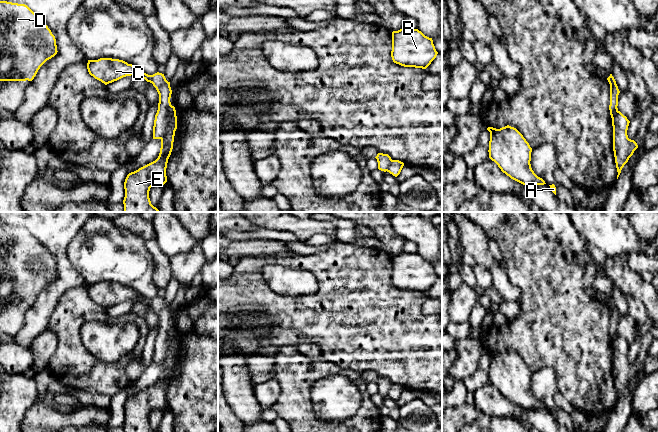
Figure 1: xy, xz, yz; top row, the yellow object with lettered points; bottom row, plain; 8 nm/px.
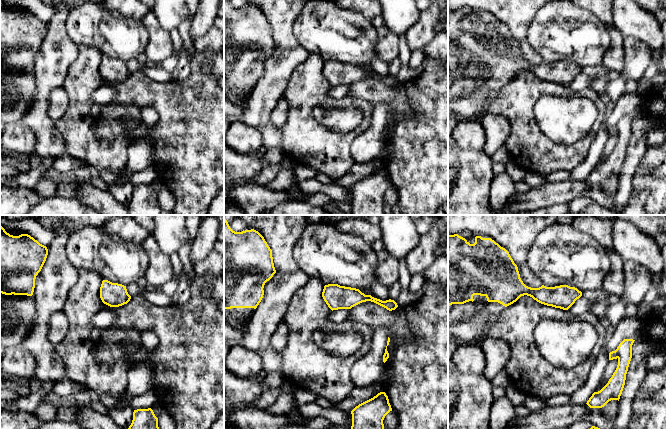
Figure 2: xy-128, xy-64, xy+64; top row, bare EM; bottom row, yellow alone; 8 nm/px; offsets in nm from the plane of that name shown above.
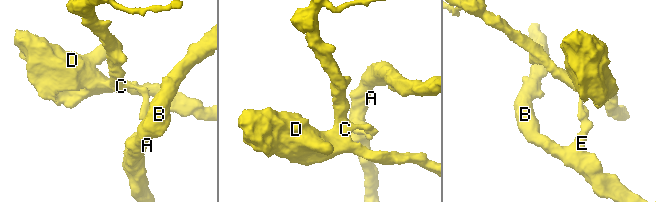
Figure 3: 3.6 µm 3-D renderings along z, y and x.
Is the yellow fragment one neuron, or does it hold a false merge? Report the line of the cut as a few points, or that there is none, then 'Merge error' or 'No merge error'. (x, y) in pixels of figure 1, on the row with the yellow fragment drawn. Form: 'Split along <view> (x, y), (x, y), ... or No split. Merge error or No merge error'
Split along xy (172, 106), (167, 116), (167, 131), (160, 138). Merge error

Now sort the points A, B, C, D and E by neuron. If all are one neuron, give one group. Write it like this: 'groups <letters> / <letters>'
groups A B E / C D

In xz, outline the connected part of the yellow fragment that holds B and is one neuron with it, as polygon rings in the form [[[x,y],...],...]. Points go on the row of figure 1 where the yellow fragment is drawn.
[[[402,28],[392,32],[391,57],[396,64],[426,69],[437,54],[432,38],[418,29]]]

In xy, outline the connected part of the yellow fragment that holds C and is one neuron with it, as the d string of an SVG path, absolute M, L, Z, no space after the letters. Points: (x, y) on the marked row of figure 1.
M112 58L88 60L87 69L91 76L105 85L131 75L142 77L147 82L152 83L159 94L158 110L153 126L153 139L161 139L166 134L167 116L172 107L170 102L172 90L170 82L166 80L164 74L157 72L148 75L132 64Z

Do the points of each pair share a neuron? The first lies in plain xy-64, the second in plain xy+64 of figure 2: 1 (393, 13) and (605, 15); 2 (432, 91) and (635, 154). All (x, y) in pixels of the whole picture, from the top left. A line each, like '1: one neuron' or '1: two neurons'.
1: two neurons
2: two neurons

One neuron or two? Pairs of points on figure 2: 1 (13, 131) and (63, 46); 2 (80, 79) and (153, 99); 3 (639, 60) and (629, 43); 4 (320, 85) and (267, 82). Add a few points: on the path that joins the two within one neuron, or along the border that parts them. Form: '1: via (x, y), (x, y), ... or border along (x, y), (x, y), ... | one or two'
1: border along (21, 122), (33, 132), (35, 142) | two
2: border along (103, 79), (101, 84) | two
3: via (637, 56), (633, 47) | one
4: border along (301, 63), (294, 69), (282, 96) | two

